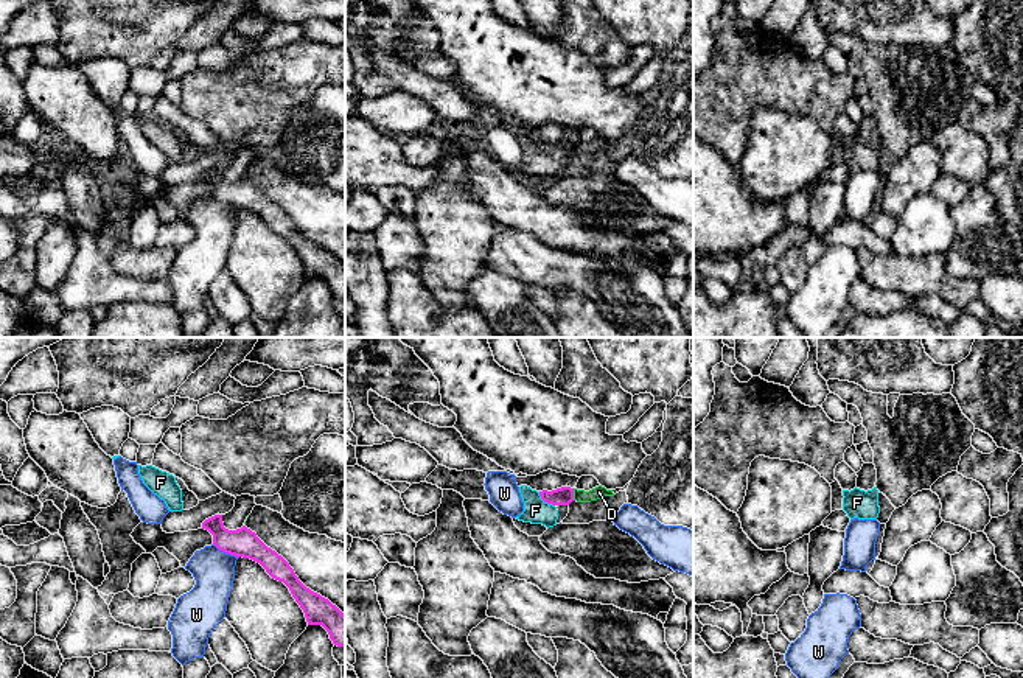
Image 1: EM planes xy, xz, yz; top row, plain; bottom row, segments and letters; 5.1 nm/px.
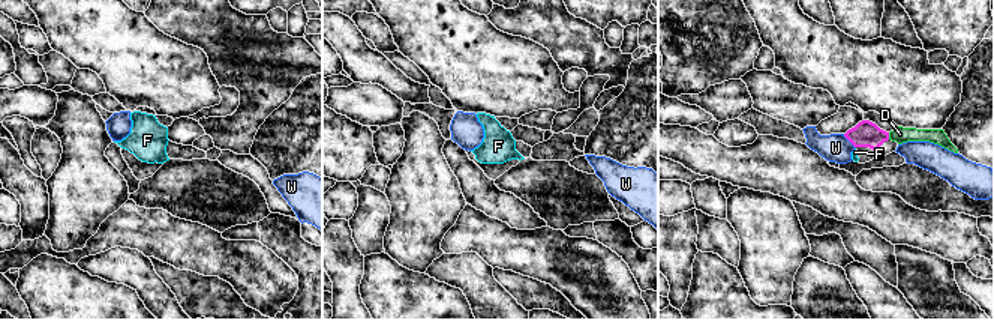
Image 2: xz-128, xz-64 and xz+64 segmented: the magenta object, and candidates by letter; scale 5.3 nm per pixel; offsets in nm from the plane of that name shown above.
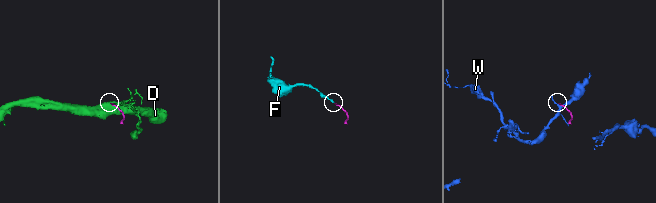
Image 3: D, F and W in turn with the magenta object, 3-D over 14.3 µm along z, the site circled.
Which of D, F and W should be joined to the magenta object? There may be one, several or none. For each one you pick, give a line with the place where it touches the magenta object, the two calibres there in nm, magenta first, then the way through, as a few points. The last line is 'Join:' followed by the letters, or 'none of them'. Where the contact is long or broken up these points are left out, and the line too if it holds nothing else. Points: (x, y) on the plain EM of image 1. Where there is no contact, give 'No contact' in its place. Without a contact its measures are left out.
F: Touches magenta at xz (544, 153). Thickness 100 nm (magenta) against 130 nm. Path across: xz (562, 148), (544, 153), (535, 162)
Join: F

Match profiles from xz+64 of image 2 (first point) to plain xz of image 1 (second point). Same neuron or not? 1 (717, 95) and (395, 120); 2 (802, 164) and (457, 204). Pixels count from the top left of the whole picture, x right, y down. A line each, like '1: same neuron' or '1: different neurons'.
1: same neuron
2: different neurons

